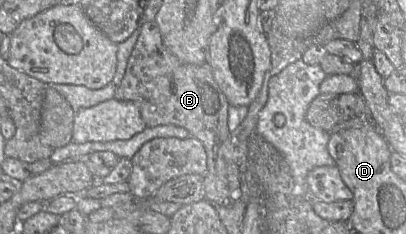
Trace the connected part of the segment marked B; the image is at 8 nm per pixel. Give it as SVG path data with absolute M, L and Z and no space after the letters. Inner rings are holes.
M156 21L140 25L141 33L128 59L125 75L117 86L115 98L133 102L140 109L147 127L174 124L186 128L191 136L198 138L206 151L207 171L204 175L205 199L215 207L231 207L260 198L260 186L249 167L247 141L240 140L240 129L230 131L228 127L229 101L214 78L209 63L201 65L184 64L172 54L163 42Z

